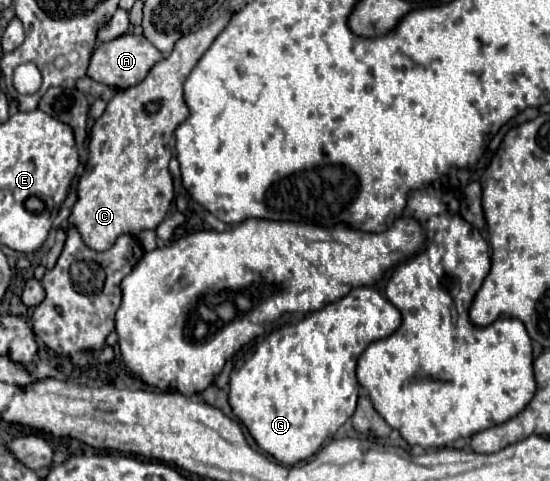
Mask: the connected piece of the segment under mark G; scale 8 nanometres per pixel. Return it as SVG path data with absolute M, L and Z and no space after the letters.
M356 287L346 297L312 311L296 325L284 325L272 331L256 345L252 357L238 371L230 373L228 403L232 413L248 427L258 447L270 453L278 463L296 465L306 461L322 447L328 435L334 435L336 429L352 417L358 399L356 359L360 353L372 341L392 335L400 323L400 311L388 303L384 295L372 287Z

